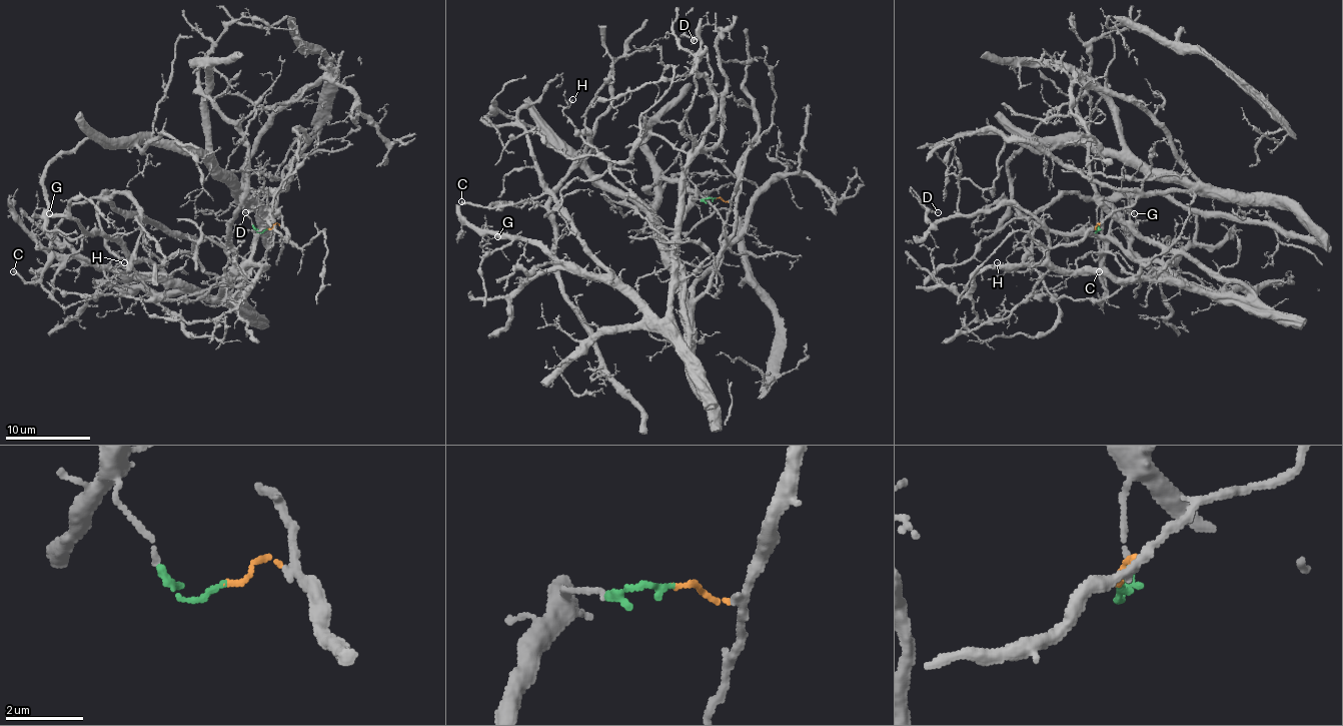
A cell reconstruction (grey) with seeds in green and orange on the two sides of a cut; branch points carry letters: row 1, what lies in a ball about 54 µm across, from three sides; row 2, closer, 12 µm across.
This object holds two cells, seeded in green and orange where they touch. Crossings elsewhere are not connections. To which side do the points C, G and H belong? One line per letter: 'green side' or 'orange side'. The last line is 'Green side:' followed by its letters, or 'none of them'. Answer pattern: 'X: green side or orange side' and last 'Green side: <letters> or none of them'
C: orange side
G: green side
H: orange side
Green side: G

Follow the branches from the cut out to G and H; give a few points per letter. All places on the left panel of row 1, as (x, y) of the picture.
G: (266, 229), (255, 229), (242, 206), (227, 236), (236, 293), (195, 296), (50, 253), (35, 234), (50, 212)
H: (266, 229), (276, 197), (142, 142), (125, 191), (140, 240), (114, 270), (125, 261)

